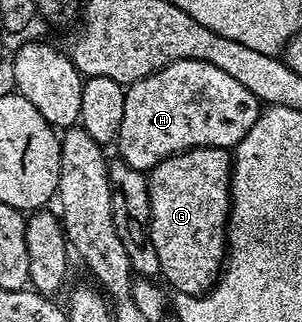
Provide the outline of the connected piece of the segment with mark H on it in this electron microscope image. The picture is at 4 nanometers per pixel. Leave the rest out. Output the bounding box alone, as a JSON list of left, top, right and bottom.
[115,60,262,174]

